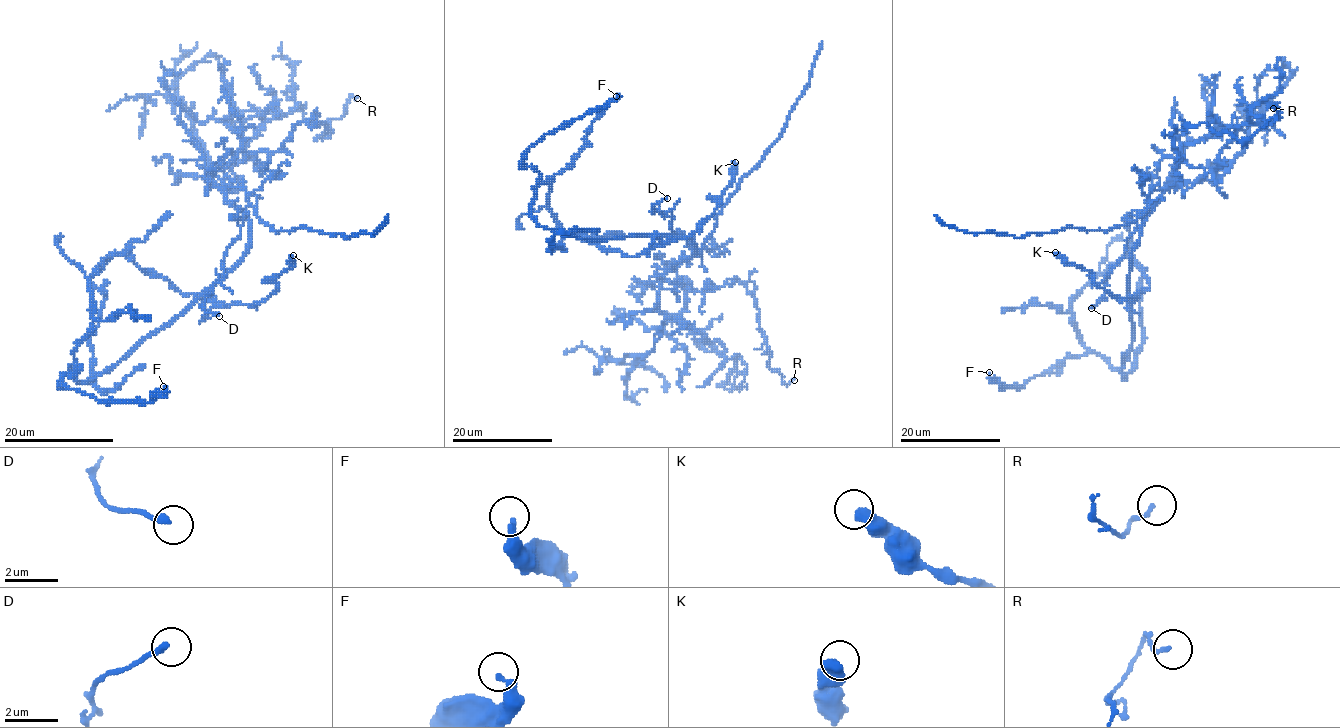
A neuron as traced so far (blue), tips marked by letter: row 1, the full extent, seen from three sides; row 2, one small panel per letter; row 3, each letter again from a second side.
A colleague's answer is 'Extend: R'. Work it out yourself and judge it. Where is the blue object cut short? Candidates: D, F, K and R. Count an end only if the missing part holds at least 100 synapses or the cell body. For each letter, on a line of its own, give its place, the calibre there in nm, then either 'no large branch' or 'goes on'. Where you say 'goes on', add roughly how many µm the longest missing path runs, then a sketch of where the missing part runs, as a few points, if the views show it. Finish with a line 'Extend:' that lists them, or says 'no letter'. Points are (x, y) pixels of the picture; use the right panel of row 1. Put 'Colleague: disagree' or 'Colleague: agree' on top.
Colleague: disagree
D: place (1091, 308); calibre 200 nm; no large branch
F: place (989, 372); calibre 280 nm; no large branch
K: place (1055, 252); calibre 550 nm; no large branch
R: place (1273, 108); calibre 130 nm; no large branch
Extend: no letter

